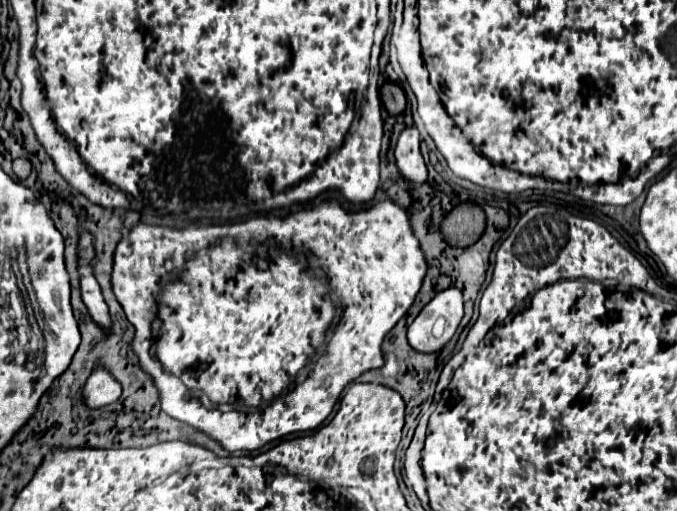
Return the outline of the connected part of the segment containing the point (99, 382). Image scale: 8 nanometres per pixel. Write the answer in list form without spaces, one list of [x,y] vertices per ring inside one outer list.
[[[96,366],[90,378],[86,380],[86,386],[82,388],[82,402],[86,408],[102,408],[106,404],[112,404],[120,398],[122,386],[116,384],[114,376],[104,366]]]

